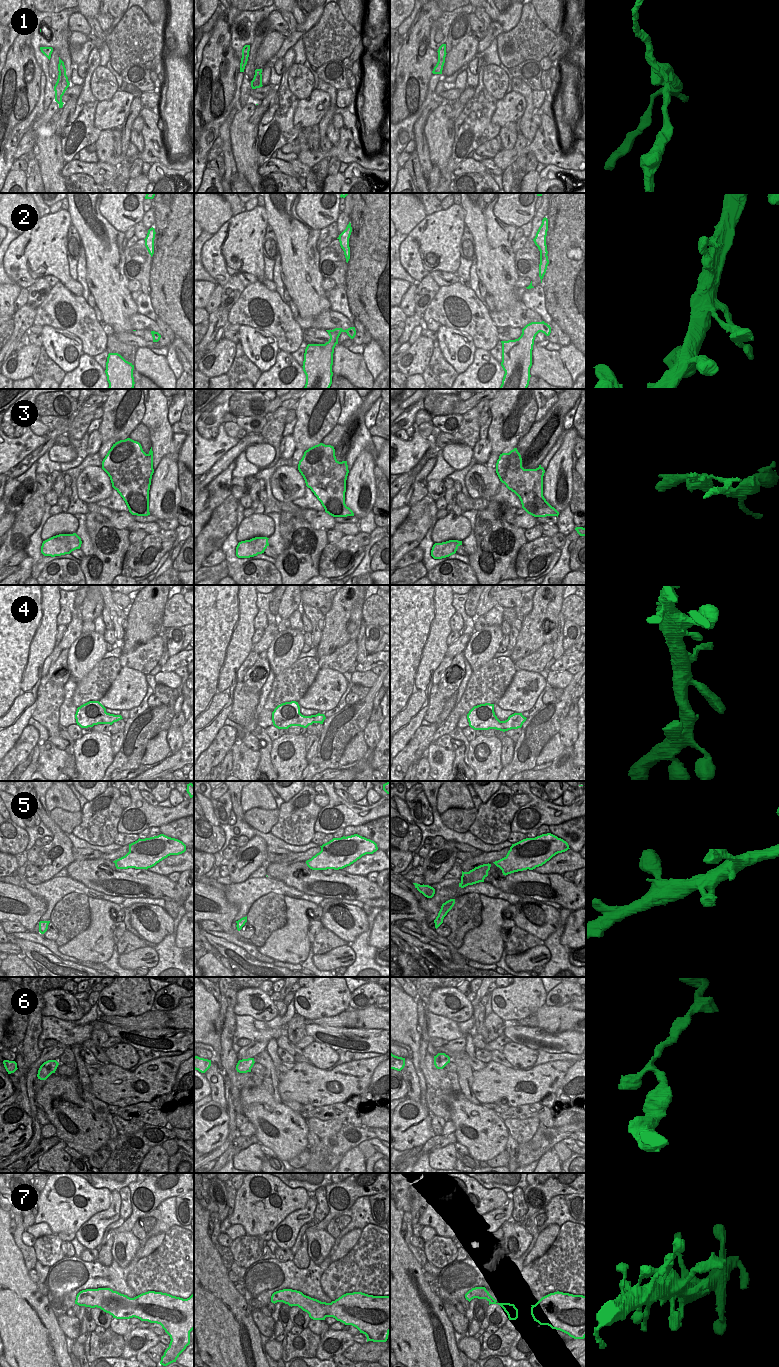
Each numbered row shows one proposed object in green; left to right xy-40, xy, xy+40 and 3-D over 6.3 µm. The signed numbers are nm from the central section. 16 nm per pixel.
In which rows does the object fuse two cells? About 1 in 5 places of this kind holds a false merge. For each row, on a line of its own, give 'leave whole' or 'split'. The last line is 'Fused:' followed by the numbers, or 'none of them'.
1: split
2: leave whole
3: split
4: leave whole
5: leave whole
6: leave whole
7: leave whole
Fused: 1, 3

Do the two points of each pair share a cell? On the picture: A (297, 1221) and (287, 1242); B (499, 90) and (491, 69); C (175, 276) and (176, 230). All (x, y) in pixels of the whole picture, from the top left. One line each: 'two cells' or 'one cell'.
A: one cell
B: one cell
C: one cell

